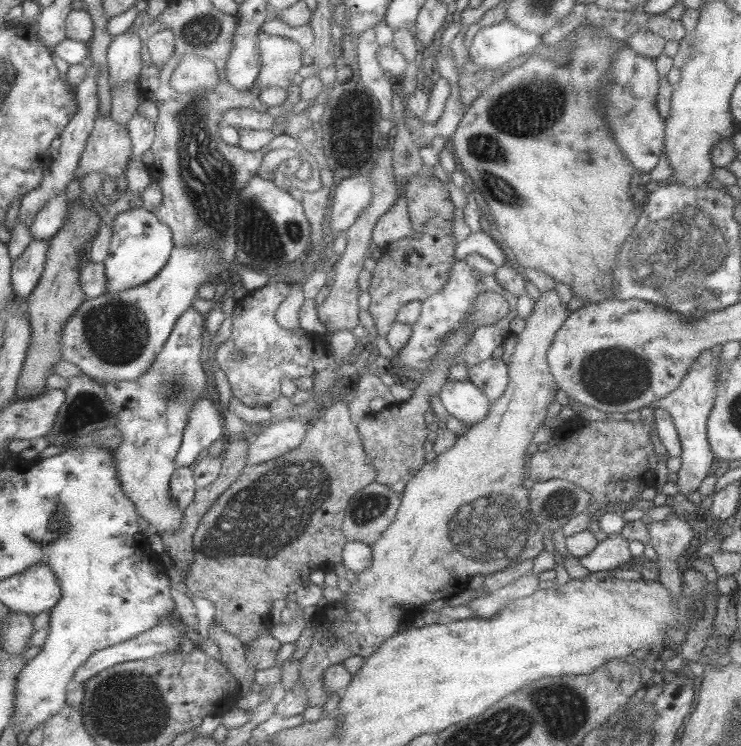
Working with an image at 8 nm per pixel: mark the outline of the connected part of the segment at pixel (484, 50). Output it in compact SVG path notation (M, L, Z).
M506 19L498 24L481 26L471 43L470 61L481 69L498 69L518 56L531 54L542 44L542 38L536 33L522 31L516 23Z

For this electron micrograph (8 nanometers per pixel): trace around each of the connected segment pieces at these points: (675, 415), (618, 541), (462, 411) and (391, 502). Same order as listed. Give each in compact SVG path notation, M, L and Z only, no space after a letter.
M714 361L710 365L701 366L697 362L692 364L692 368L685 374L679 388L670 392L665 398L654 401L653 408L662 408L670 413L676 425L679 438L682 444L681 468L678 470L676 485L680 495L688 498L690 492L699 490L702 481L708 476L707 472L712 467L712 463L717 459L707 436L707 420L714 408L715 393L717 392L718 376Z
M614 534L600 541L596 548L586 556L580 558L580 564L589 571L612 571L618 567L629 565L633 558L629 549L629 540Z
M468 379L464 382L448 381L438 396L450 415L471 425L482 421L492 405L492 401L488 401Z
M380 481L360 491L350 503L345 520L349 540L376 545L398 520L401 500L401 494Z

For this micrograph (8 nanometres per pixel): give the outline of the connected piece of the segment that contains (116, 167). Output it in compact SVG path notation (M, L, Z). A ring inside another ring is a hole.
M112 114L98 117L98 124L89 140L76 180L99 172L103 178L118 180L126 174L134 154L134 142L128 125L118 123Z

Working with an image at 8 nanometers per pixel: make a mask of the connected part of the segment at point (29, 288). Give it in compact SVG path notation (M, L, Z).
M35 240L27 252L15 260L13 284L19 297L29 298L41 284L49 263L50 241Z

